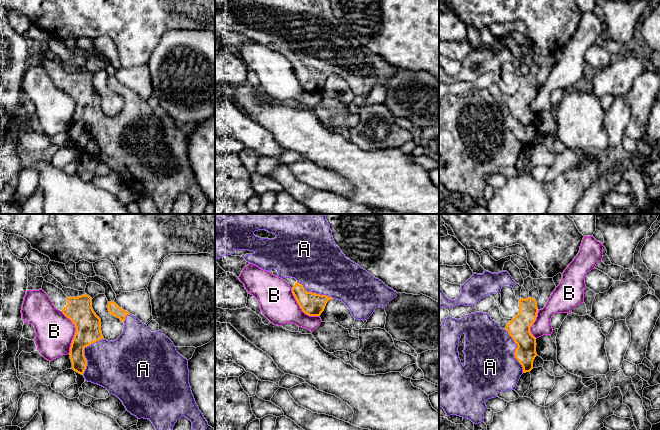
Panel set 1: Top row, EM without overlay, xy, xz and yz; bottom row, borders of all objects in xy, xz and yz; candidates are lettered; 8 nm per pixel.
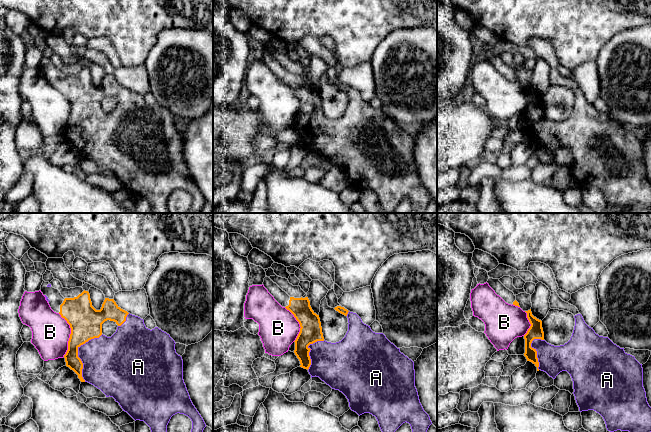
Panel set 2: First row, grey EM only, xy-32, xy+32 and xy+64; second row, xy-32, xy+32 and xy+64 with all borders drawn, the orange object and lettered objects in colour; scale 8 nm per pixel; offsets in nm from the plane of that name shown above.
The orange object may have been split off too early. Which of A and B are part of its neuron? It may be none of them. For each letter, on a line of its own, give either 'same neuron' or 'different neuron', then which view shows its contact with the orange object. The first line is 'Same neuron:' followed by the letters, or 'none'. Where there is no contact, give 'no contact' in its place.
Same neuron: A
A: same neuron; contact in xy
B: different neuron; contact in xy

